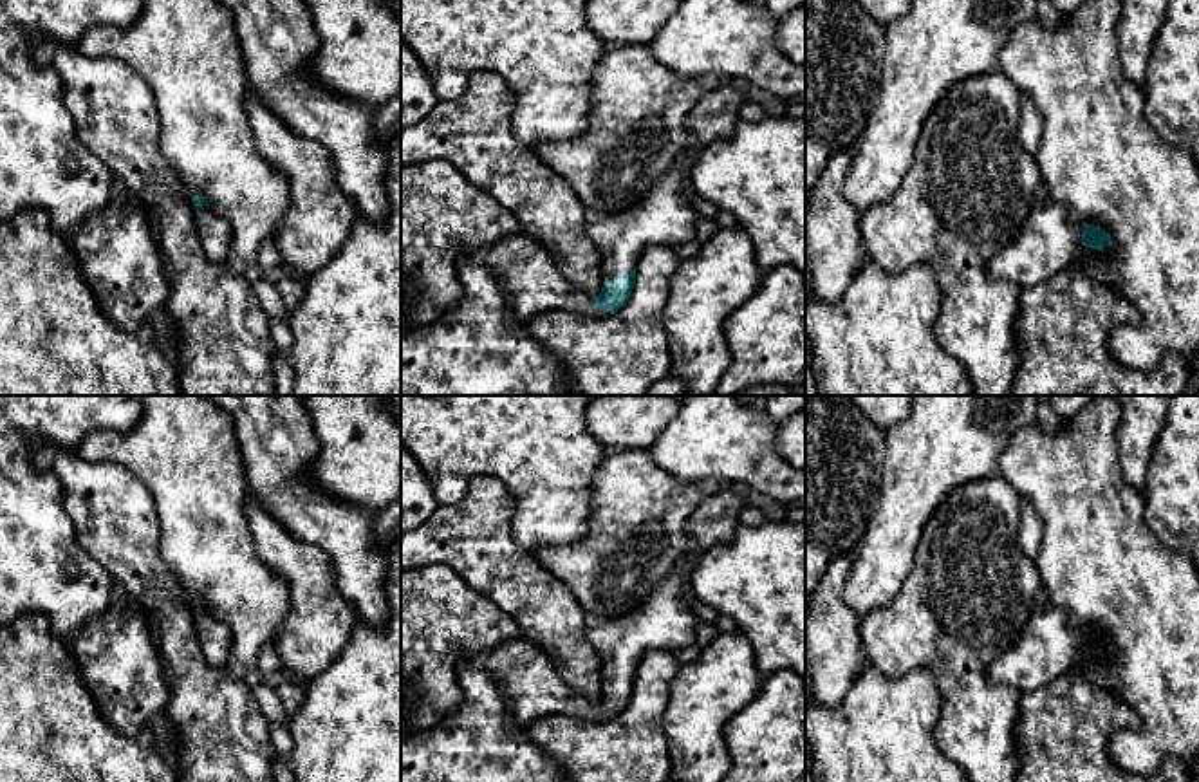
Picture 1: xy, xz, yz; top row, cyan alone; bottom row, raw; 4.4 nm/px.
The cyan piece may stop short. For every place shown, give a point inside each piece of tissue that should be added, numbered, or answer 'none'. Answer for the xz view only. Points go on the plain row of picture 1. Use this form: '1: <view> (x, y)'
1: xz (663, 622)
2: xz (533, 687)

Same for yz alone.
1: yz (1048, 647)

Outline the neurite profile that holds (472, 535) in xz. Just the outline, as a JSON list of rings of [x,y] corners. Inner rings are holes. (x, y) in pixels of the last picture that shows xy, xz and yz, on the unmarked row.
[[[475,475],[462,498],[437,506],[421,527],[401,535],[401,569],[442,563],[457,571],[469,587],[518,621],[522,639],[538,645],[572,690],[598,701],[603,692],[601,659],[587,641],[589,618],[567,585],[547,573],[533,551],[513,540],[511,518],[507,488],[489,475]]]

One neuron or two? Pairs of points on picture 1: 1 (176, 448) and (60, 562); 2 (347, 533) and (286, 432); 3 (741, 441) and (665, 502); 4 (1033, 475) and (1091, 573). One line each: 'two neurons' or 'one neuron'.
1: two neurons
2: one neuron
3: two neurons
4: one neuron

